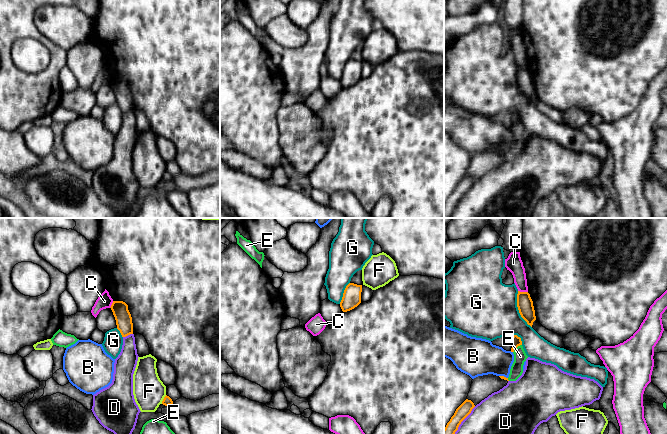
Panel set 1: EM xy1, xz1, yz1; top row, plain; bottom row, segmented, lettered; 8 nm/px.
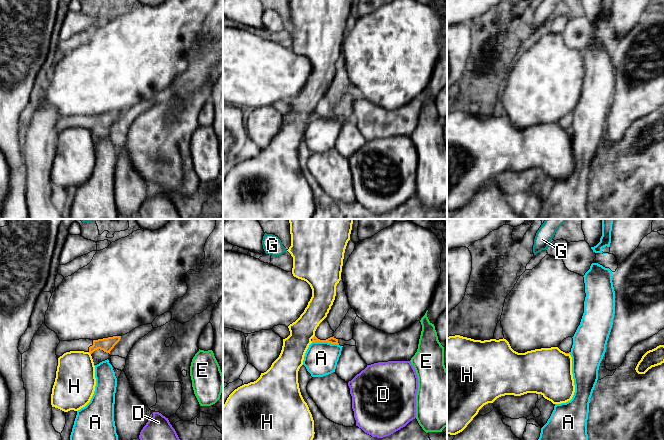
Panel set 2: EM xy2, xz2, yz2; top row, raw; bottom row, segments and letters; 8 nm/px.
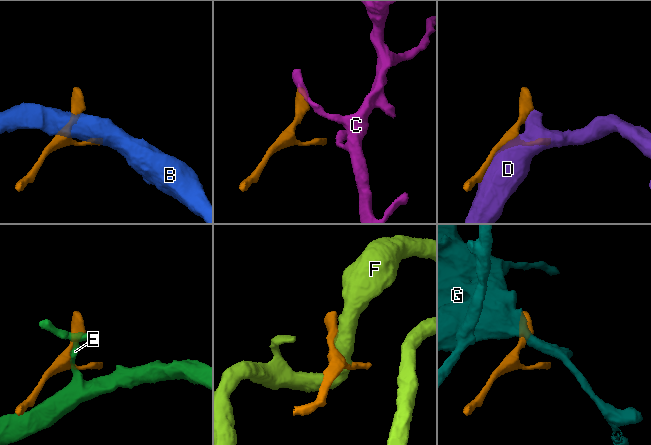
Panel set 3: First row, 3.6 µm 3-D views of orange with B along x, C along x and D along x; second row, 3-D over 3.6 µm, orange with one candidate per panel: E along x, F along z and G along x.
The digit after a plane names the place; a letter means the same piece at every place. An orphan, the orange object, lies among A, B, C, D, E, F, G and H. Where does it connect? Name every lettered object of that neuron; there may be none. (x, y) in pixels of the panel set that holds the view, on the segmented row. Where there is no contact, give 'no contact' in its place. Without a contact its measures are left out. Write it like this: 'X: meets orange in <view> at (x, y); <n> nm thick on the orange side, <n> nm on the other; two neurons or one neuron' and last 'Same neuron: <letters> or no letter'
A: meets orange in xz2 at (325, 341); 60 nm thick on the orange side, 260 nm on the other; two neurons
B: meets orange in yz1 at (503, 376); 30 nm thick on the orange side, 300 nm on the other; two neurons
C: meets orange in yz1 at (523, 292); 130 nm thick on the orange side, 140 nm on the other; two neurons
D: meets orange in yz1 at (463, 419); 100 nm thick on the orange side, 300 nm on the other; two neurons
E: meets orange in yz1 at (516, 347); 80 nm thick on the orange side, 100 nm on the other; two neurons
F: meets orange in xy1 at (163, 399); 70 nm thick on the orange side, 260 nm on the other; two neurons
G: meets orange in yz1 at (518, 309); 130 nm thick on the orange side, 480 nm on the other; two neurons
H: meets orange in xz2 at (313, 337); 60 nm thick on the orange side, 190 nm on the other; two neurons
Same neuron: no letter

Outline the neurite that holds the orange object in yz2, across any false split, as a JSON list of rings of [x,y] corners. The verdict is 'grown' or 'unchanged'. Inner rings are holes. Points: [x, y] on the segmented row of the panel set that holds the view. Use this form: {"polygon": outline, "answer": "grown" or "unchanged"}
{"polygon": [[[568,337],[568,338],[564,339],[560,343],[560,345],[558,346],[558,348],[561,351],[565,352],[566,354],[570,354],[572,345],[573,345],[573,338],[572,337]]], "answer": "grown"}

